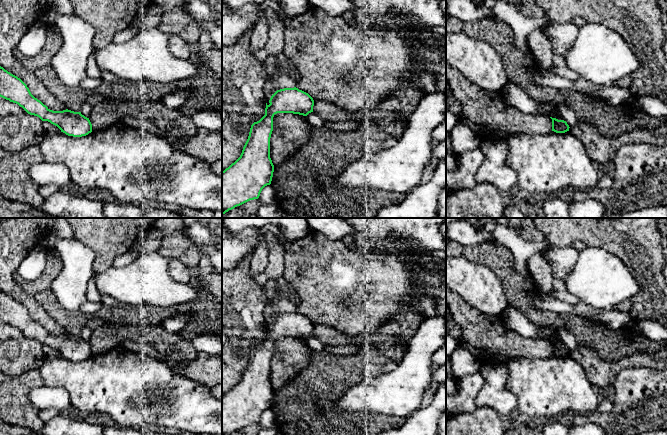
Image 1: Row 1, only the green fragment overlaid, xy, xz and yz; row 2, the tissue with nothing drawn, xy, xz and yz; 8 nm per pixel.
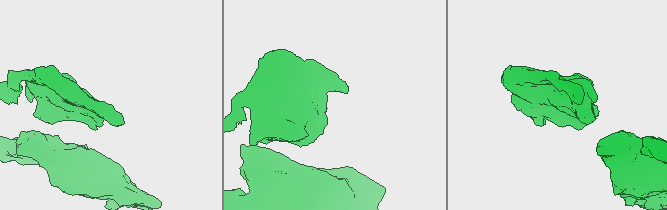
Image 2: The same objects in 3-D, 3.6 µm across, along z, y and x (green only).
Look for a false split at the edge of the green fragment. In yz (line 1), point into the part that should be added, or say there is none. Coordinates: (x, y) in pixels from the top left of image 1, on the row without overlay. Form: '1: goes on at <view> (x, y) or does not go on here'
1: does not go on here

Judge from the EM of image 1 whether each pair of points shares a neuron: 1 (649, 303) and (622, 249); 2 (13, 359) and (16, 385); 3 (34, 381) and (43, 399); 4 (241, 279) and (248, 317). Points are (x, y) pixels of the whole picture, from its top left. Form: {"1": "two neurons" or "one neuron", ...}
{"1": "one neuron", "2": "two neurons", "3": "two neurons", "4": "one neuron"}

